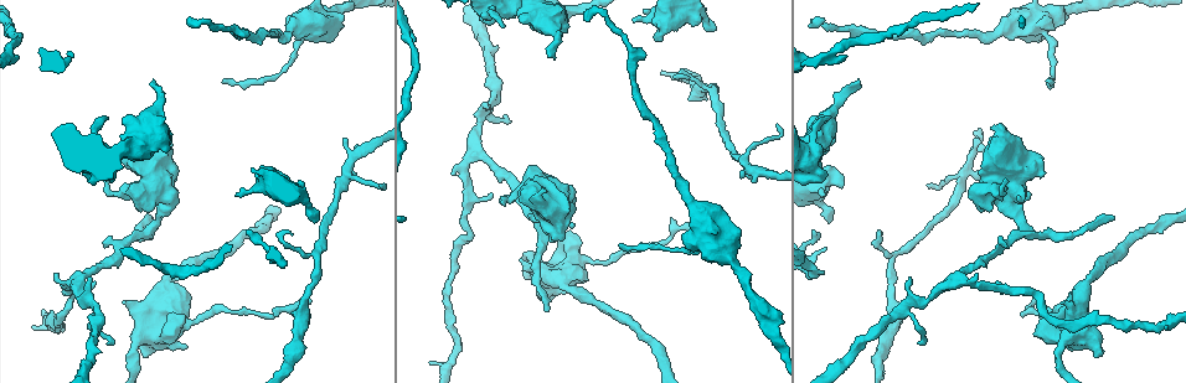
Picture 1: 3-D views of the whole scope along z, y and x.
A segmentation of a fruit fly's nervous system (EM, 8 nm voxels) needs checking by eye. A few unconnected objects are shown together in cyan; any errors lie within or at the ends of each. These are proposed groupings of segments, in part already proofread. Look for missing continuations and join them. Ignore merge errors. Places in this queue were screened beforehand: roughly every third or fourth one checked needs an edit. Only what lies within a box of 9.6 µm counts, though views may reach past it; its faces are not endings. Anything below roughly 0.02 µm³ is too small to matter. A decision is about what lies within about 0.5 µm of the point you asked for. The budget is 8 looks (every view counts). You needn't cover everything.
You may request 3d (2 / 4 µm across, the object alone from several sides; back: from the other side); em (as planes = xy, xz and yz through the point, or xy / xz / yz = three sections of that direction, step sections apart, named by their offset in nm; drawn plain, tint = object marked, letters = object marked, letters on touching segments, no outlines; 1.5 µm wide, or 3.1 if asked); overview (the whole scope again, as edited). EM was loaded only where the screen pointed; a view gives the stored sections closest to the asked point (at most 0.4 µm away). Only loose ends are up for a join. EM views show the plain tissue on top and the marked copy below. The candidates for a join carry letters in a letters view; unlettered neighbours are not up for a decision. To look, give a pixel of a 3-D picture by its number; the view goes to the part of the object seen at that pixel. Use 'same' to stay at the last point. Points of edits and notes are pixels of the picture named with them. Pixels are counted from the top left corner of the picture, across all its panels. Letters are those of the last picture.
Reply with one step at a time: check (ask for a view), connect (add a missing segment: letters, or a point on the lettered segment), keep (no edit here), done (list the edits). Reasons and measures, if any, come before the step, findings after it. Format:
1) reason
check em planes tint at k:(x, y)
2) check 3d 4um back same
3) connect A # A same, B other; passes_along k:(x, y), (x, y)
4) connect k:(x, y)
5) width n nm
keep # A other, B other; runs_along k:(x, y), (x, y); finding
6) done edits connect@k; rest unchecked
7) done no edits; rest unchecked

free end
check em planes letters at 1:(841, 186)

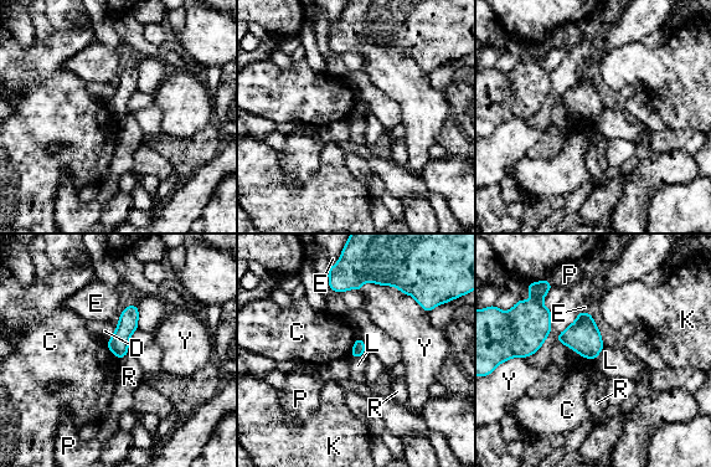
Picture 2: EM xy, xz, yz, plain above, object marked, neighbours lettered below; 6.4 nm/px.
longest_contact Y 480 nm
keep # C other, D other, E other, K other, L other, P other, R other, Y other; none of them fits

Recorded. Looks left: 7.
tapers out
check em xz step 4 tint at 1:(1112, 218)

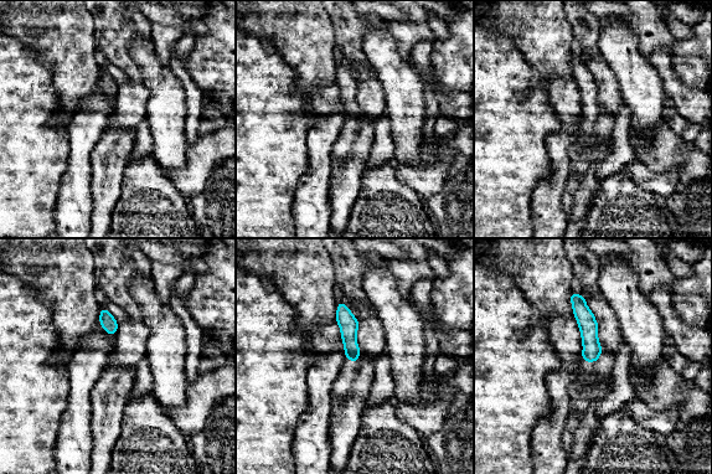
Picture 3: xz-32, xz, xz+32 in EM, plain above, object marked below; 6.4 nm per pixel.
another direction
check em planes letters same

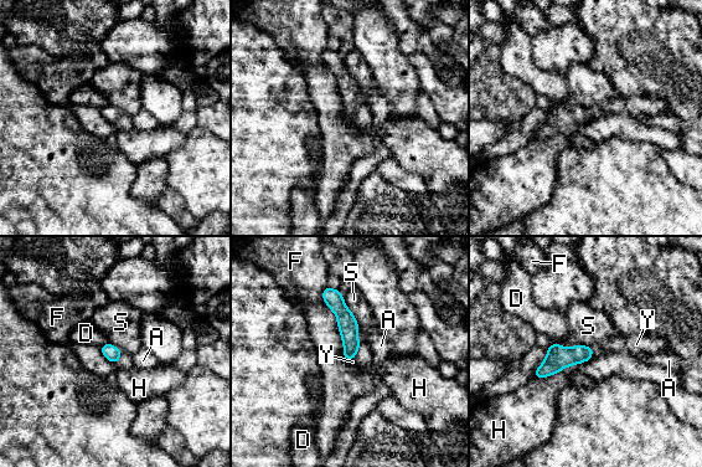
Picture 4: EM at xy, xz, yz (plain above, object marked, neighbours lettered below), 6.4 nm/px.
width 100 nm
connect Y # A other, D other, F other, H other, S other, Y same; it goes on there

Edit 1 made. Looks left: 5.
free end
check 3d 2um at 1:(187, 18)

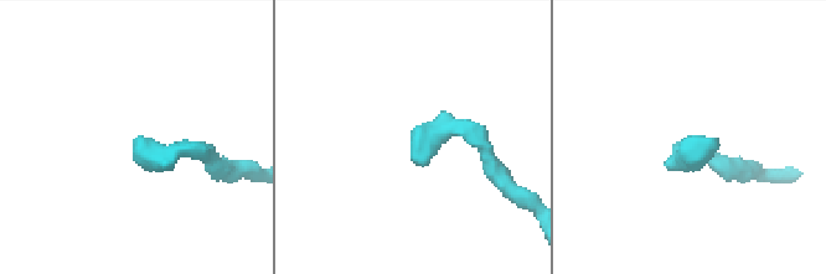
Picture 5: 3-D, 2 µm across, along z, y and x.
need the tissue
check em planes tint at 5:(713, 142)

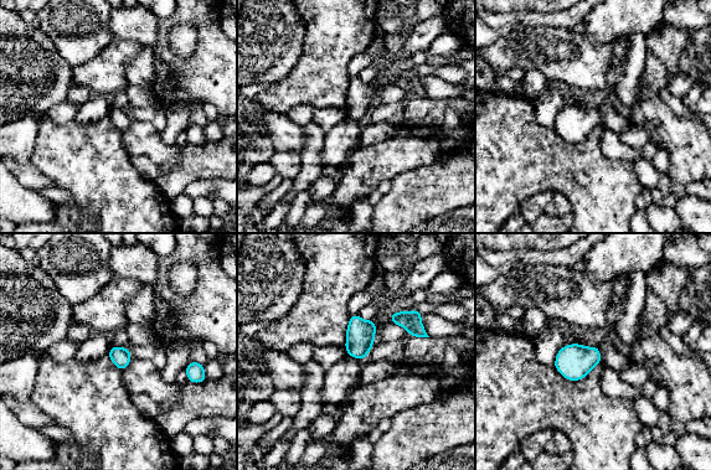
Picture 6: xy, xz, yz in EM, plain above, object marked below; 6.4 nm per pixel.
check em planes letters same

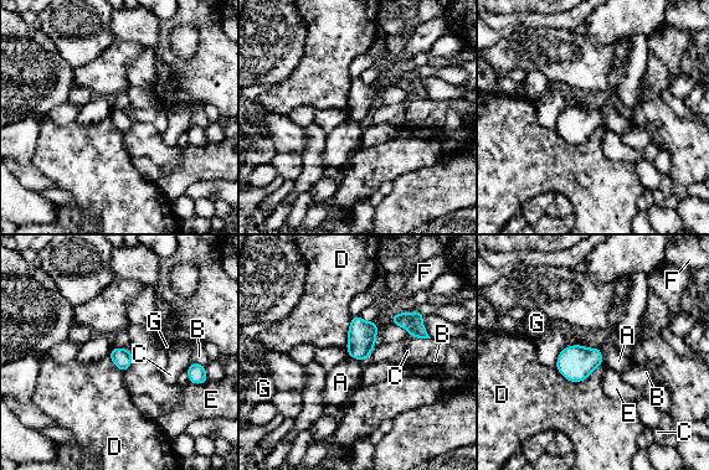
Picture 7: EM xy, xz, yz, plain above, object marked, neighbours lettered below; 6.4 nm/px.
keep # A other, B other, C other, D other, E other, F other, G other; border 7:(597, 347), (604, 362); none of them fits

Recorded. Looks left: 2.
done edits connect@4; rest unchecked

